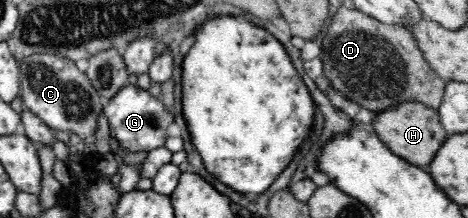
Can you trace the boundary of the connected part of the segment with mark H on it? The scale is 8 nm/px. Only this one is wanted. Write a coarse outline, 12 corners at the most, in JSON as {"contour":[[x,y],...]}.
{"contour":[[408,100],[372,125],[393,153],[424,168],[448,135],[438,111]]}

